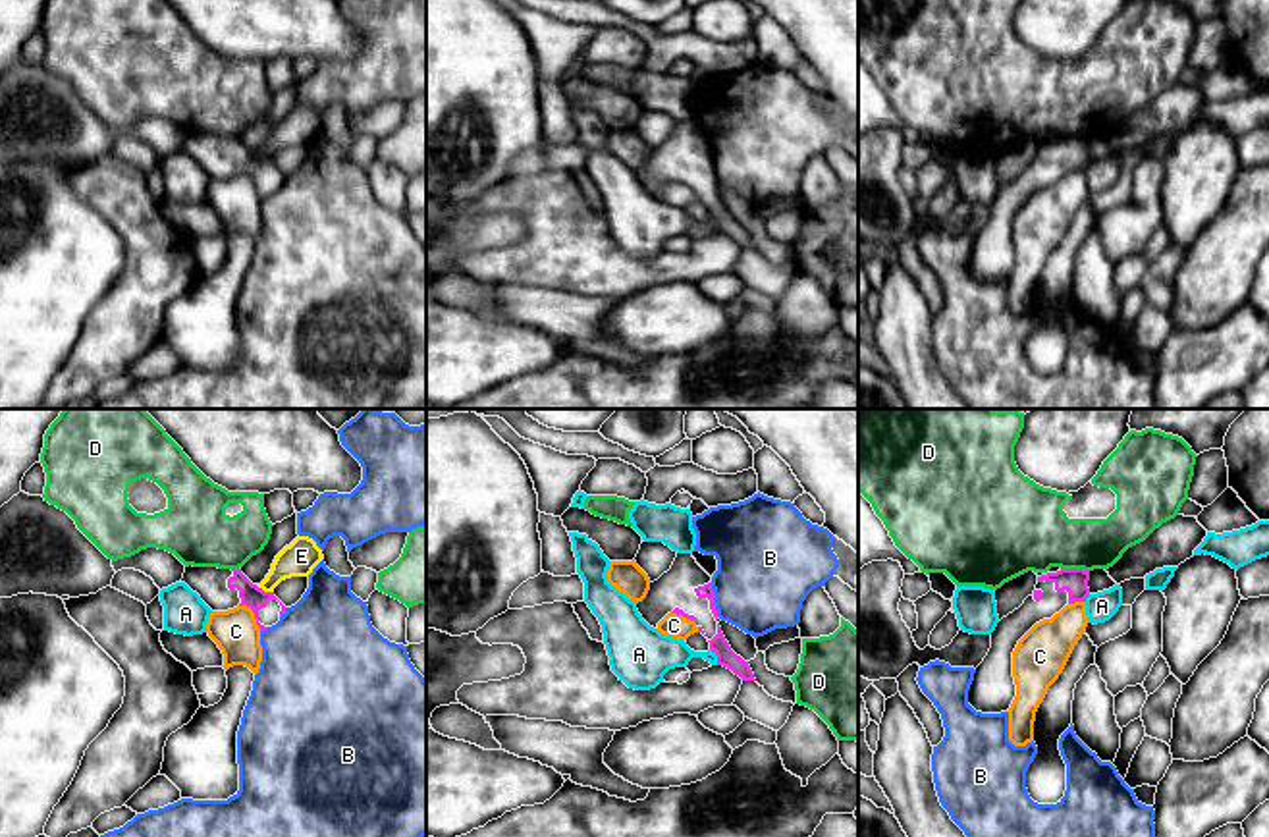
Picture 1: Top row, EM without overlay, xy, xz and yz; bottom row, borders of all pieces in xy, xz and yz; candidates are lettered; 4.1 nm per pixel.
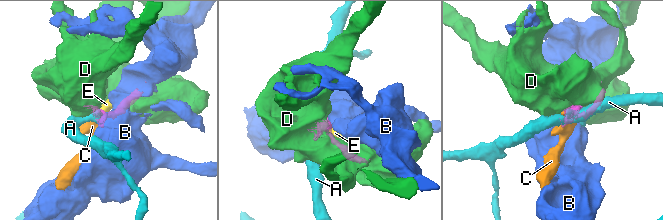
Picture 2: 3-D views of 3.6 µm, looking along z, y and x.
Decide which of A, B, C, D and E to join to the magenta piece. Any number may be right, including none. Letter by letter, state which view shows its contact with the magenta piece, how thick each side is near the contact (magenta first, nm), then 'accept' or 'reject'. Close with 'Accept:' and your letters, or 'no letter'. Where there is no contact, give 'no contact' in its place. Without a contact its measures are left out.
A: xz | 80/170 nm | reject
B: xz | 60/400 nm | reject
C: xy | 90/190 nm | reject
D: yz | 110/340 nm | reject
E: xy | 90/150 nm | reject
Accept: no letter

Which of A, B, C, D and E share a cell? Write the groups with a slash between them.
A / B / C E / D

